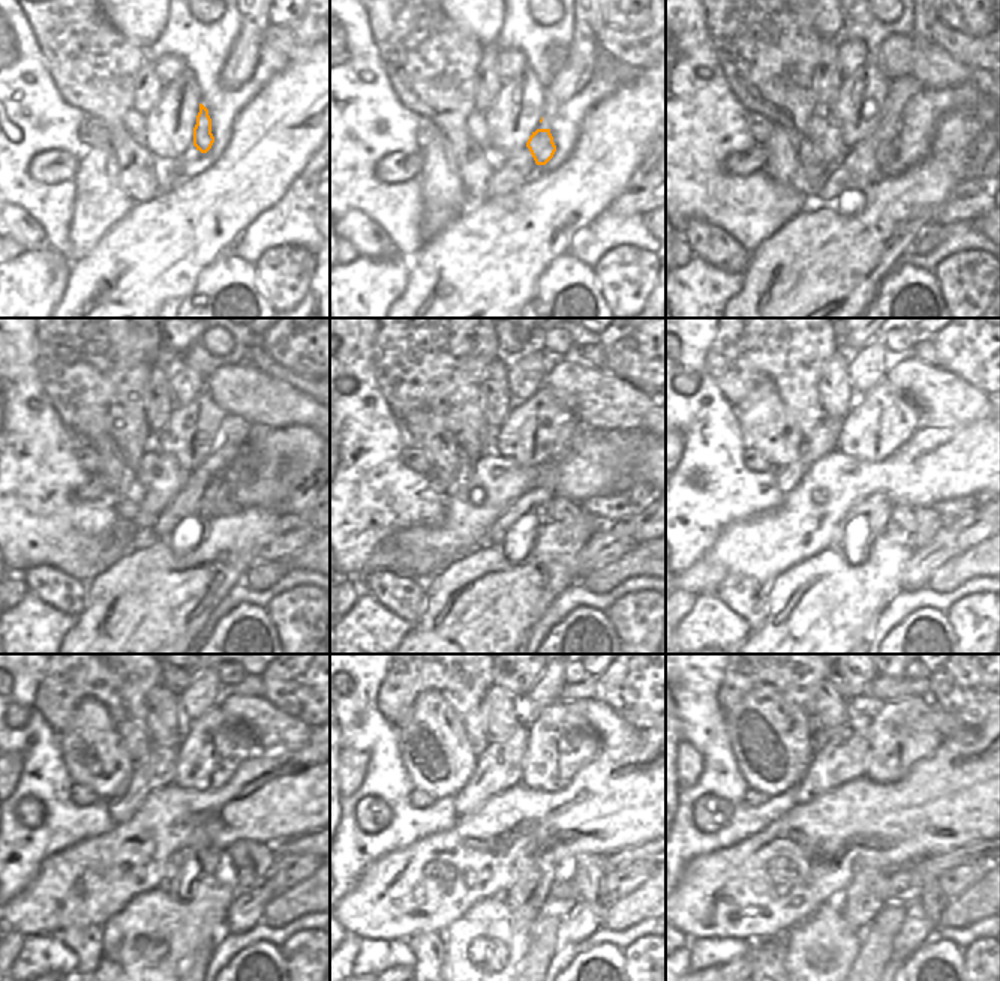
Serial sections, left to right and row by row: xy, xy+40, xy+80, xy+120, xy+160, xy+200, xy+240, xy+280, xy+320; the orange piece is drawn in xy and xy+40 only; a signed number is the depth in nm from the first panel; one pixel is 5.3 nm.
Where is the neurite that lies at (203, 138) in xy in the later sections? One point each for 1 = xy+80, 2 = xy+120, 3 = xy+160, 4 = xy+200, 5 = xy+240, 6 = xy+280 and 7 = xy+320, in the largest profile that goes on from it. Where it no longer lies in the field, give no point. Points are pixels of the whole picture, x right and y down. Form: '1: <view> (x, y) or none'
1: xy+80 (886, 152)
2: xy+120 (225, 506)
3: xy+160 (562, 509)
4: xy+200 (919, 524)
5: xy+240 (252, 861)
6: xy+280 (589, 875)
7: xy+320 (931, 897)

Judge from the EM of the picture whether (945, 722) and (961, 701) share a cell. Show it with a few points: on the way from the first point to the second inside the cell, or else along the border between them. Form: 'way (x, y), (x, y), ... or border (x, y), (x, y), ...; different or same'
border (936, 705), (970, 728); different

